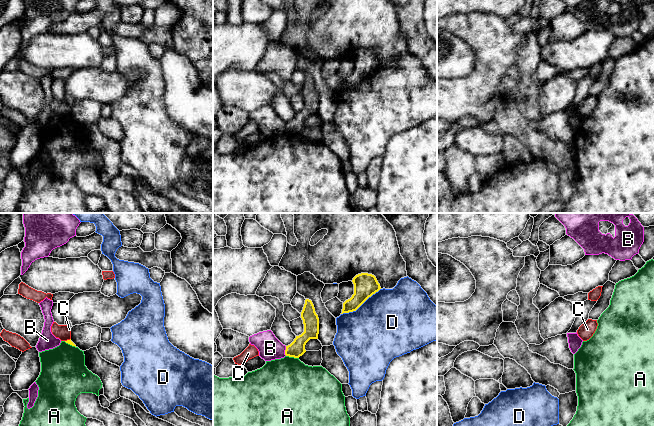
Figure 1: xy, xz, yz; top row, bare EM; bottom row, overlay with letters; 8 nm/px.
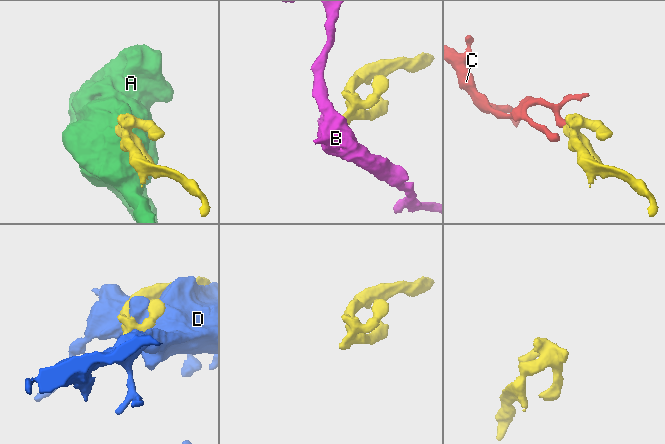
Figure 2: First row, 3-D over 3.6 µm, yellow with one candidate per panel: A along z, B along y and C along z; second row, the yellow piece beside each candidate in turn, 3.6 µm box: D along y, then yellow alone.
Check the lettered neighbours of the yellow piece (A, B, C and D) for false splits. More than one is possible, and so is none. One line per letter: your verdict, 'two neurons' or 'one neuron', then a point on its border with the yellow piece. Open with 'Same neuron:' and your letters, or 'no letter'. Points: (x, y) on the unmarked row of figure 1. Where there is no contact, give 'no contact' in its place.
Same neuron: no letter
A: two neurons; meets yellow in xz at (292, 132)
B: two neurons; meets yellow in xz at (285, 127)
C: two neurons; meets yellow in xy at (67, 116)
D: two neurons; meets yellow in xz at (360, 81)

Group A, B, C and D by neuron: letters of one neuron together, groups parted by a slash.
A / B / C / D

